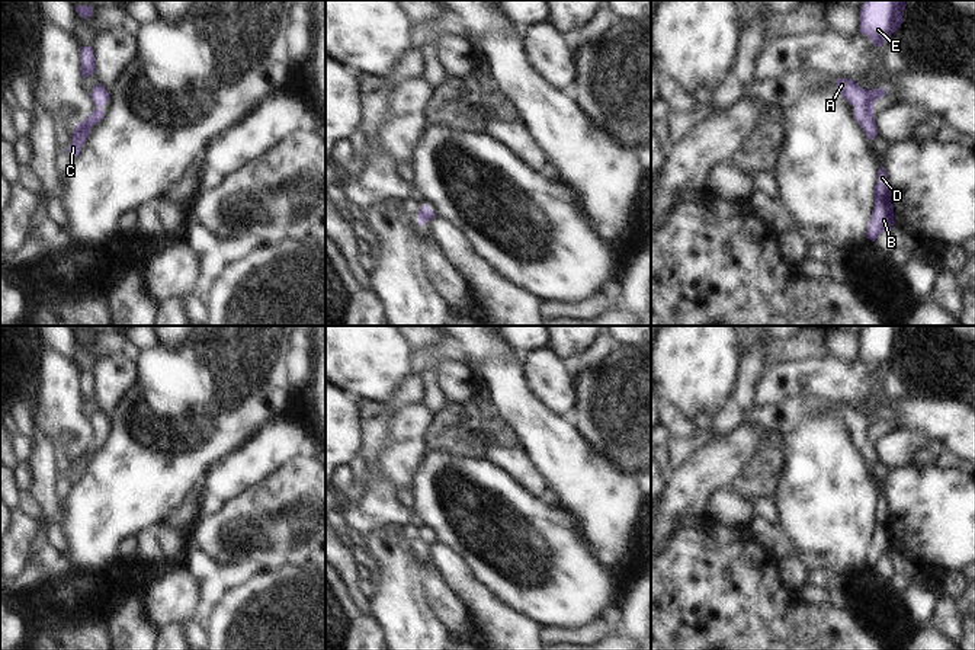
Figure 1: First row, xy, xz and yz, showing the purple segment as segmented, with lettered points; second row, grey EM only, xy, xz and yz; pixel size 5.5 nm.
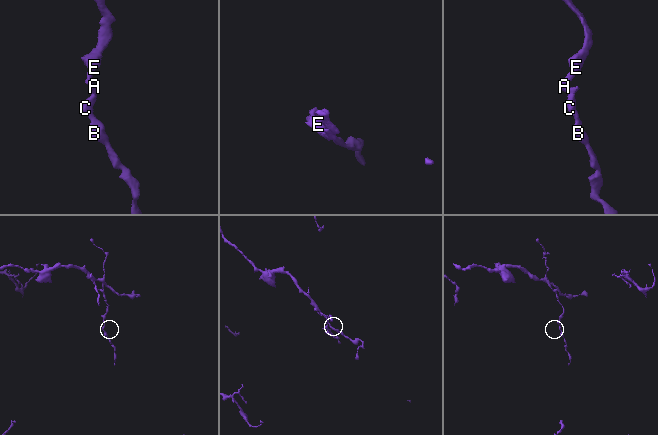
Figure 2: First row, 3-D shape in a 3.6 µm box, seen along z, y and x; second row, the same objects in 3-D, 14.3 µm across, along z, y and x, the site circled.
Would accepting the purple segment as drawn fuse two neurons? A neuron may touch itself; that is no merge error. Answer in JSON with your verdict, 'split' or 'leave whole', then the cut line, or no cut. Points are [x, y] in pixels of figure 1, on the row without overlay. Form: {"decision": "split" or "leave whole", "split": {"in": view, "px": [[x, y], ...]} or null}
{"decision": "leave whole", "split": null}

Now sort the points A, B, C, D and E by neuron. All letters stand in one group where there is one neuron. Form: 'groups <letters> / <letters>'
groups A B C D E

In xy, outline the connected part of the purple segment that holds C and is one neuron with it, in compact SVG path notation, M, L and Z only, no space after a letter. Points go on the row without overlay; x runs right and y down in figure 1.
M97 409L92 416L90 423L97 433L89 441L87 445L83 445L78 451L74 452L73 465L67 474L70 484L74 484L80 480L92 452L105 444L102 432L106 430L109 425L108 416L100 409Z

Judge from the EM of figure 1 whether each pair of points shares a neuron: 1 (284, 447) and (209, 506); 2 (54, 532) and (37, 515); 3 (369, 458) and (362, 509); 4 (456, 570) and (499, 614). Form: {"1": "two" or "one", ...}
{"1": "one", "2": "one", "3": "one", "4": "one"}

